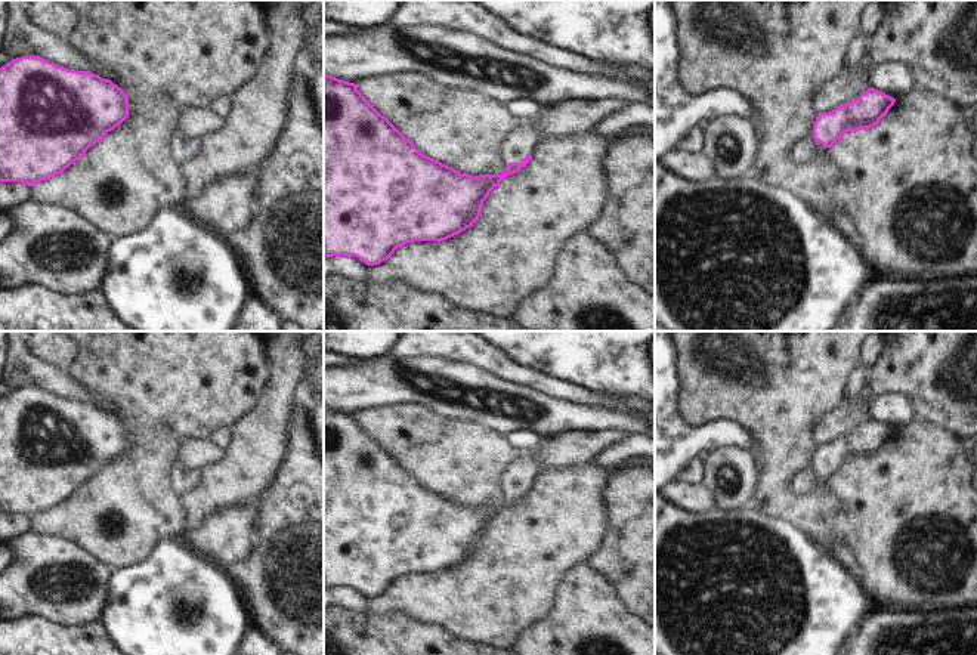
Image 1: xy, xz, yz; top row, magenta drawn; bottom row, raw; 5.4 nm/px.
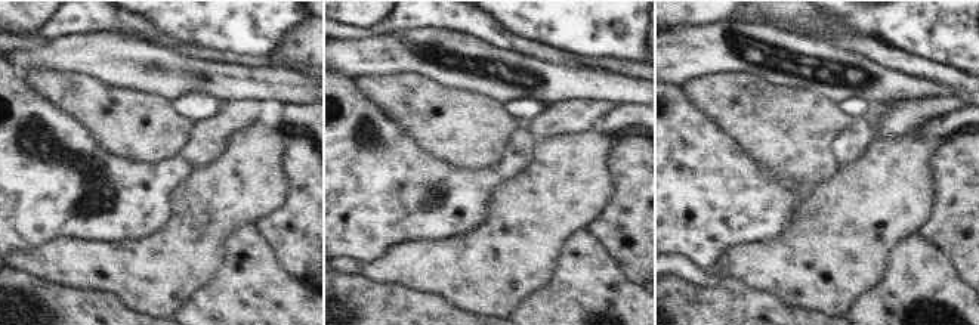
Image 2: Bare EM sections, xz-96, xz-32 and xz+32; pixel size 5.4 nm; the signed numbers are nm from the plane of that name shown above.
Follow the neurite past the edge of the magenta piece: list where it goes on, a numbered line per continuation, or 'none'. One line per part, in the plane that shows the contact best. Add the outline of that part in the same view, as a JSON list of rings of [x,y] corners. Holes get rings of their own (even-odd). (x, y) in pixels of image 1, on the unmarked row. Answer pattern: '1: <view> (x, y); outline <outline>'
1: xz (521, 476); outline [[[525,451],[523,458],[516,463],[505,483],[507,494],[520,494],[532,485],[535,475],[544,473],[535,461],[535,451]]]

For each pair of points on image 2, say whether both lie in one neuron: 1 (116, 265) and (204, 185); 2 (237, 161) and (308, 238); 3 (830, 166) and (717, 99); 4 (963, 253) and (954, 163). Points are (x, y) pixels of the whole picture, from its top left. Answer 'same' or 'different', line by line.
1: same
2: different
3: same
4: same

